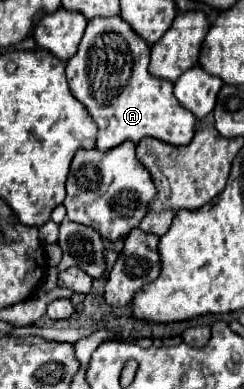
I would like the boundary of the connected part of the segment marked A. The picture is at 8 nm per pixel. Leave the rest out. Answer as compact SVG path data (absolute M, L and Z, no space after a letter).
M121 16L89 20L77 54L67 60L67 80L73 96L87 106L99 126L95 144L99 150L111 150L125 140L139 144L145 136L177 146L191 142L195 116L175 100L173 84L151 76L147 68L149 44L135 36Z

